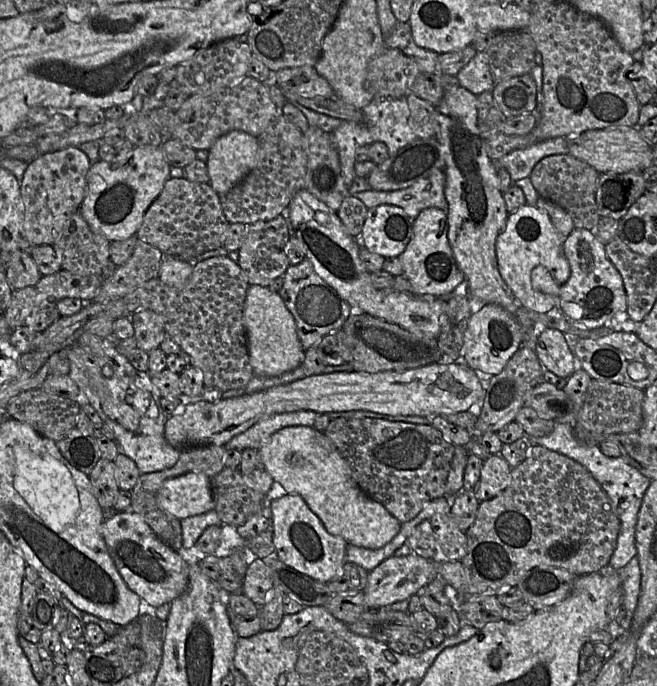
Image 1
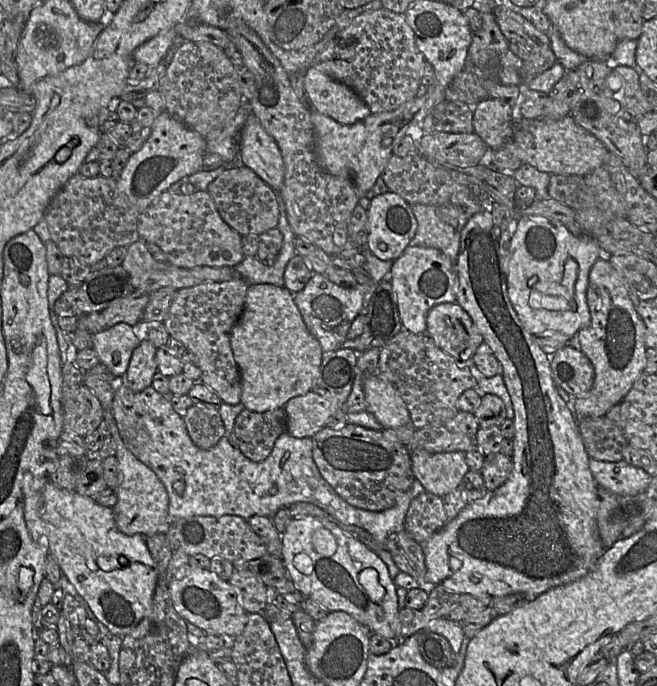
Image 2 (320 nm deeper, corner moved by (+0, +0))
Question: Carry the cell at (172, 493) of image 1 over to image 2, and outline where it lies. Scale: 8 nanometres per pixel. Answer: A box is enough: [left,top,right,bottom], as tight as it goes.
[103,410,169,537]

